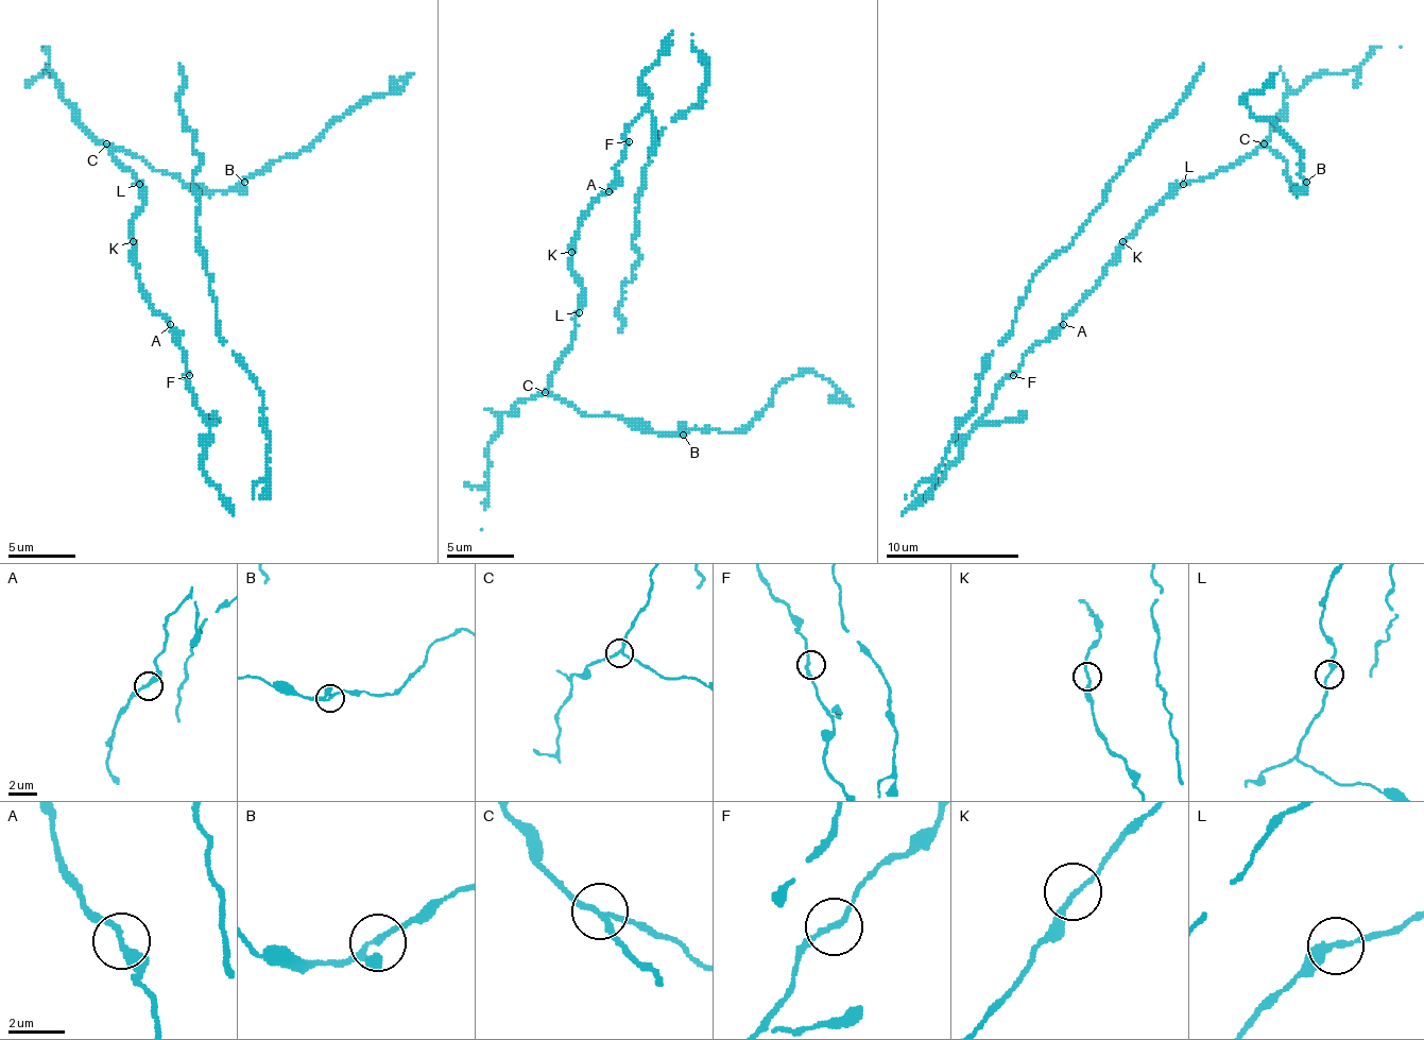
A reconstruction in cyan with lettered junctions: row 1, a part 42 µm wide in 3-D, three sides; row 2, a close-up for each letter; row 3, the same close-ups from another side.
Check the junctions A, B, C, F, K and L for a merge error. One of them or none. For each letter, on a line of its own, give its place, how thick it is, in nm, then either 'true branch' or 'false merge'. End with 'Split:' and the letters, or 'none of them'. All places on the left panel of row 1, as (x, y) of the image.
A: at (170, 324); 240 nm thick; true branch
B: at (244, 182); 170 nm thick; true branch
C: at (106, 143); 170 nm thick; true branch
F: at (189, 375); 180 nm thick; true branch
K: at (133, 241); 170 nm thick; true branch
L: at (139, 184); 240 nm thick; true branch
Split: none of them

